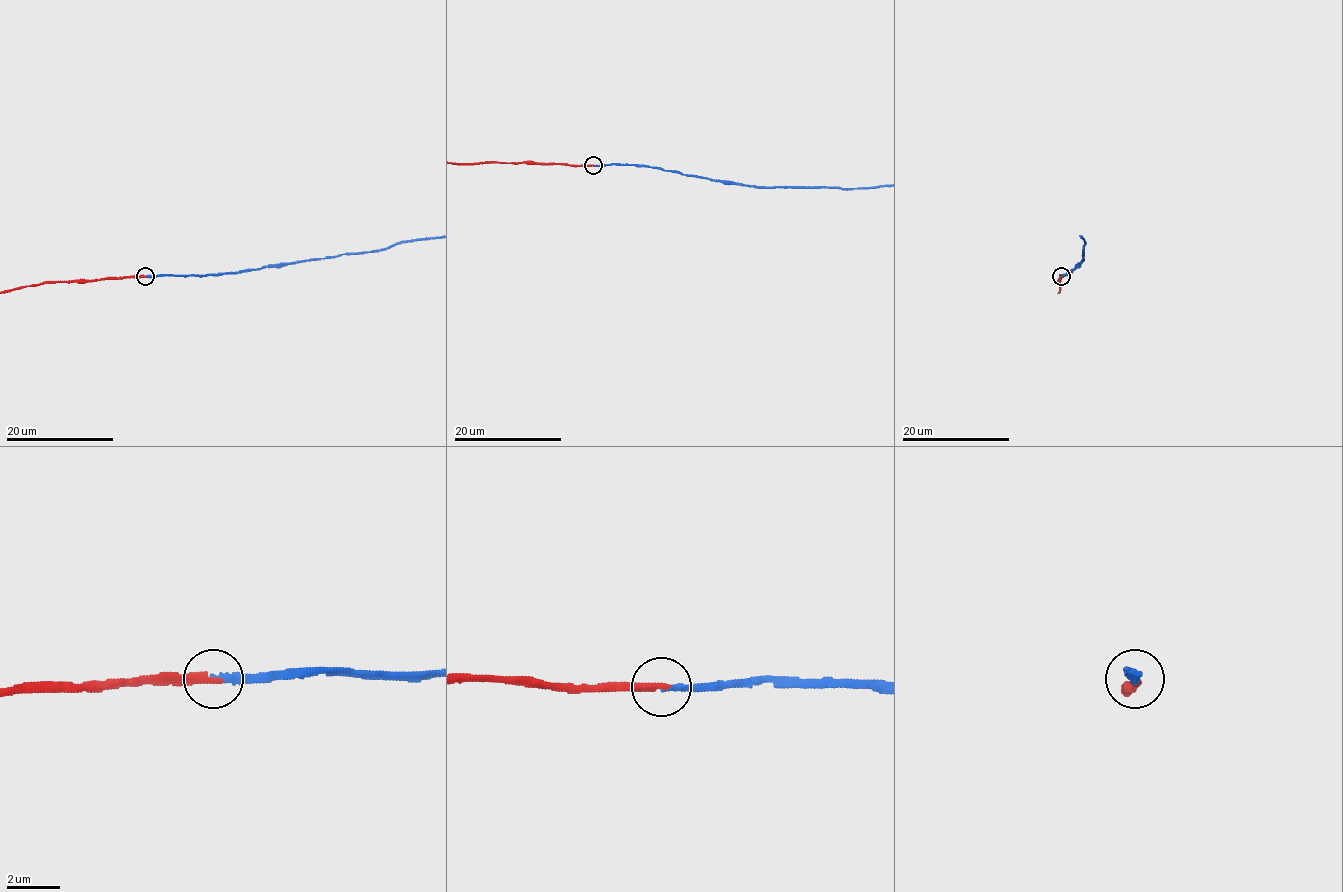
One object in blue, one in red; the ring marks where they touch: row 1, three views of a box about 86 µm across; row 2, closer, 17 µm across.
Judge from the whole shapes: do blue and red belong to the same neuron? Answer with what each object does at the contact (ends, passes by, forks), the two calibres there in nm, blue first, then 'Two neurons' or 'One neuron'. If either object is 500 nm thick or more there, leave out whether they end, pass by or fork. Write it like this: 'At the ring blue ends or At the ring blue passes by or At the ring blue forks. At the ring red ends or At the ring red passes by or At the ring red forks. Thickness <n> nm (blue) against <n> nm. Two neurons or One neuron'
At the ring blue ends. At the ring red ends. Thickness 220 nm (blue) against 320 nm. One neuron

